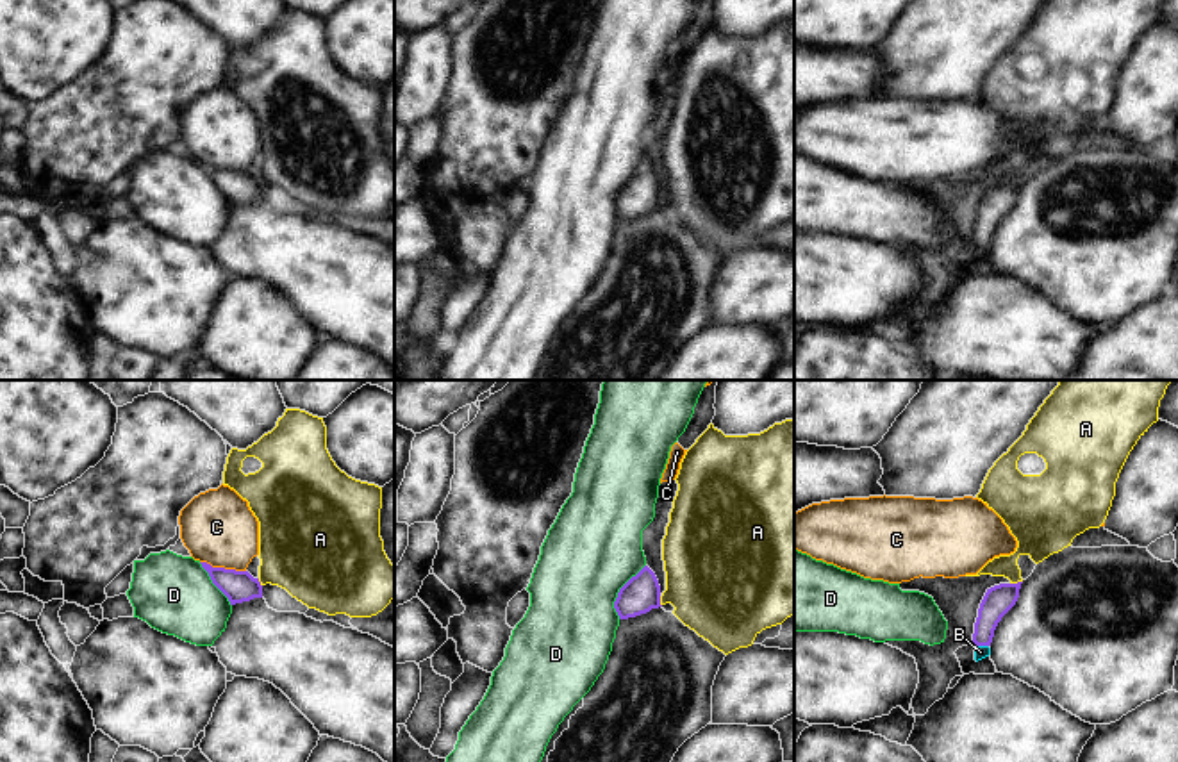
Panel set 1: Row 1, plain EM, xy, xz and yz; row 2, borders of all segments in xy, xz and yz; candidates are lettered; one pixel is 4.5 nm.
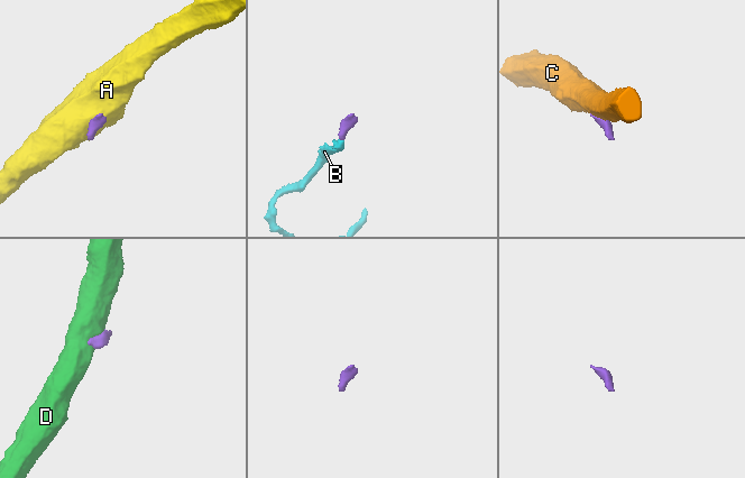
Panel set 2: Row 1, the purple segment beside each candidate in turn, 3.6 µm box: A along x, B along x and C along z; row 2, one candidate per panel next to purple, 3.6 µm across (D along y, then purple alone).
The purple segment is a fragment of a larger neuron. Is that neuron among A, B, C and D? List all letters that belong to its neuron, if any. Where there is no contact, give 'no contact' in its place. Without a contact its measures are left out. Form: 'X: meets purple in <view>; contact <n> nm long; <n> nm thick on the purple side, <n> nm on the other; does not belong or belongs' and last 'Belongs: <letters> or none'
A: meets purple in yz; contact 60 nm long; 140 nm thick on the purple side, 220 nm on the other; does not belong
B: meets purple in yz; contact 60 nm long; 140 nm thick on the purple side, 60 nm on the other; belongs
C: meets purple in xy; contact 220 nm long; 140 nm thick on the purple side, 320 nm on the other; does not belong
D: meets purple in xz; contact 280 nm long; 170 nm thick on the purple side, 420 nm on the other; does not belong
Belongs: B

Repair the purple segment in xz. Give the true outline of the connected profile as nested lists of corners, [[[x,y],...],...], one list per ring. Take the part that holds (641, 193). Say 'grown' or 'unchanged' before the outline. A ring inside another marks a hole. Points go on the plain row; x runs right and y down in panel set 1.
unchanged; [[[644,166],[619,189],[614,202],[619,219],[635,218],[659,207],[662,207],[660,186],[655,173],[648,166]]]

